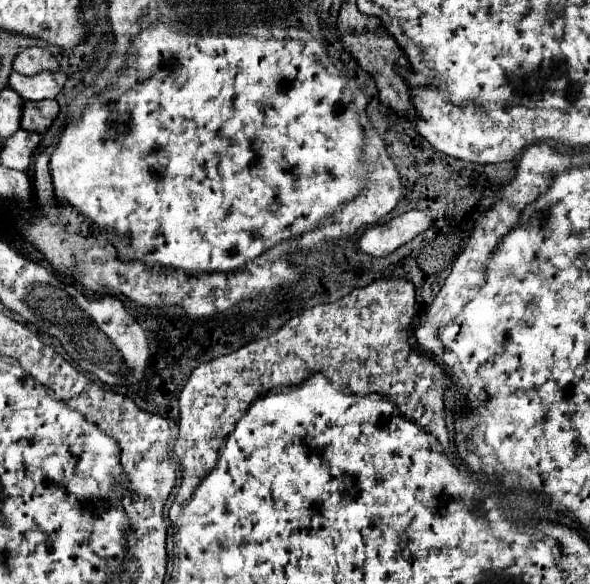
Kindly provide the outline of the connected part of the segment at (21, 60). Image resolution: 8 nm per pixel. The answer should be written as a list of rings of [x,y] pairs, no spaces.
[[[32,45],[16,55],[14,71],[24,75],[36,75],[40,71],[58,71],[58,63],[46,49]]]

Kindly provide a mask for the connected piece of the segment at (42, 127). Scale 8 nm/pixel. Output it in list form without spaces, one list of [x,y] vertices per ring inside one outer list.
[[[54,99],[24,101],[22,105],[22,129],[44,133],[58,115],[58,103]]]

